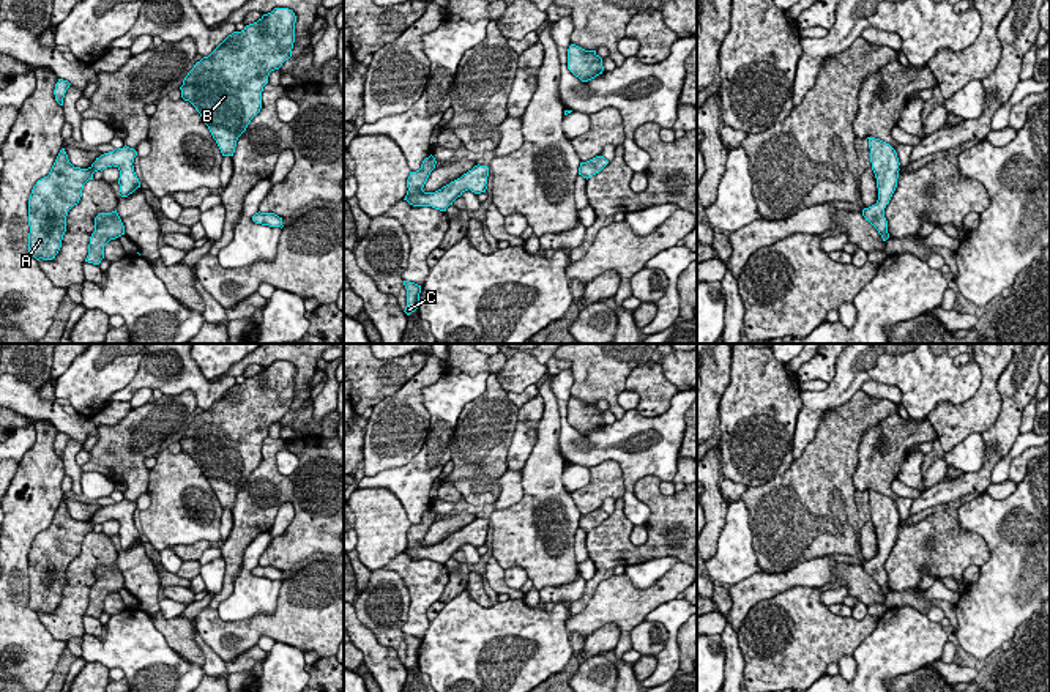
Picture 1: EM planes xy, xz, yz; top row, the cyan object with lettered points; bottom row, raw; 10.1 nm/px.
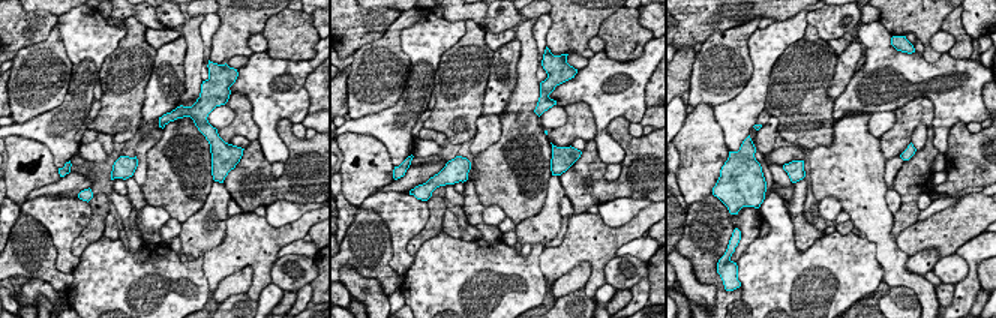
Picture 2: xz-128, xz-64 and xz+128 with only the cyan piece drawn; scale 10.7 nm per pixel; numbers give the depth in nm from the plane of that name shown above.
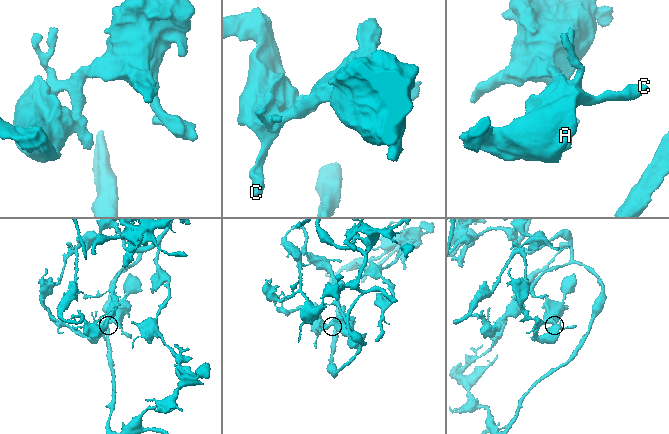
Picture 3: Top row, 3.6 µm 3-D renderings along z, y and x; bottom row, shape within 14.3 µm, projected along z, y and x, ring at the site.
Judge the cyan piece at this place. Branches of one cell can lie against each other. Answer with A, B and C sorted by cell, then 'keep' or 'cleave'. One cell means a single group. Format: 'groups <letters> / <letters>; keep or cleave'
groups A B C; keep

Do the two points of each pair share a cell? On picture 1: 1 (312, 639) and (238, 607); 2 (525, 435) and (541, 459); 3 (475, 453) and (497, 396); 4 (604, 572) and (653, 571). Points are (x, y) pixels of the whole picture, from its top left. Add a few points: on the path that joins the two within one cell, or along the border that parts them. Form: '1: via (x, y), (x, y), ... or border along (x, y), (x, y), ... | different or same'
1: border along (281, 588), (271, 613), (240, 620), (218, 615) | different
2: border along (543, 412), (538, 421), (536, 443), (521, 470) | different
3: via (481, 439), (492, 410) | same
4: border along (662, 557), (626, 566) | different

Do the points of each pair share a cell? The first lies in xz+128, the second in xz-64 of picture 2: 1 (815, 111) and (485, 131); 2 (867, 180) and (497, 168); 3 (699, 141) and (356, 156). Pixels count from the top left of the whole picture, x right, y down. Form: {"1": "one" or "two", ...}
{"1": "two", "2": "one", "3": "one"}

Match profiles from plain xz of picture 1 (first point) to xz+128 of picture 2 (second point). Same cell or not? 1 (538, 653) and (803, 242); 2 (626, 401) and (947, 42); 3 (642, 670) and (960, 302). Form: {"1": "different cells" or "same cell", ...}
{"1": "different cells", "2": "same cell", "3": "different cells"}

